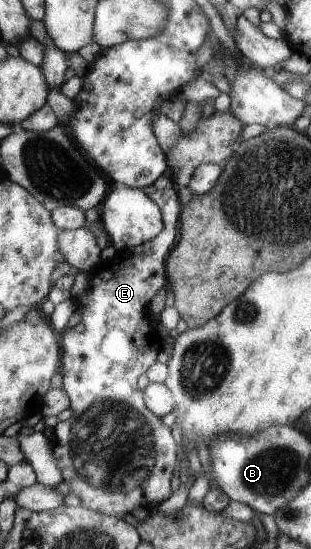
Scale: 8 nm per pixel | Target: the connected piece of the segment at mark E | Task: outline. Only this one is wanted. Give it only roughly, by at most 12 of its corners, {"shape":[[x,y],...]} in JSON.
{"shape":[[182,214],[86,273],[62,340],[75,415],[56,463],[119,520],[172,495],[177,443],[138,379],[163,349],[147,305]]}

